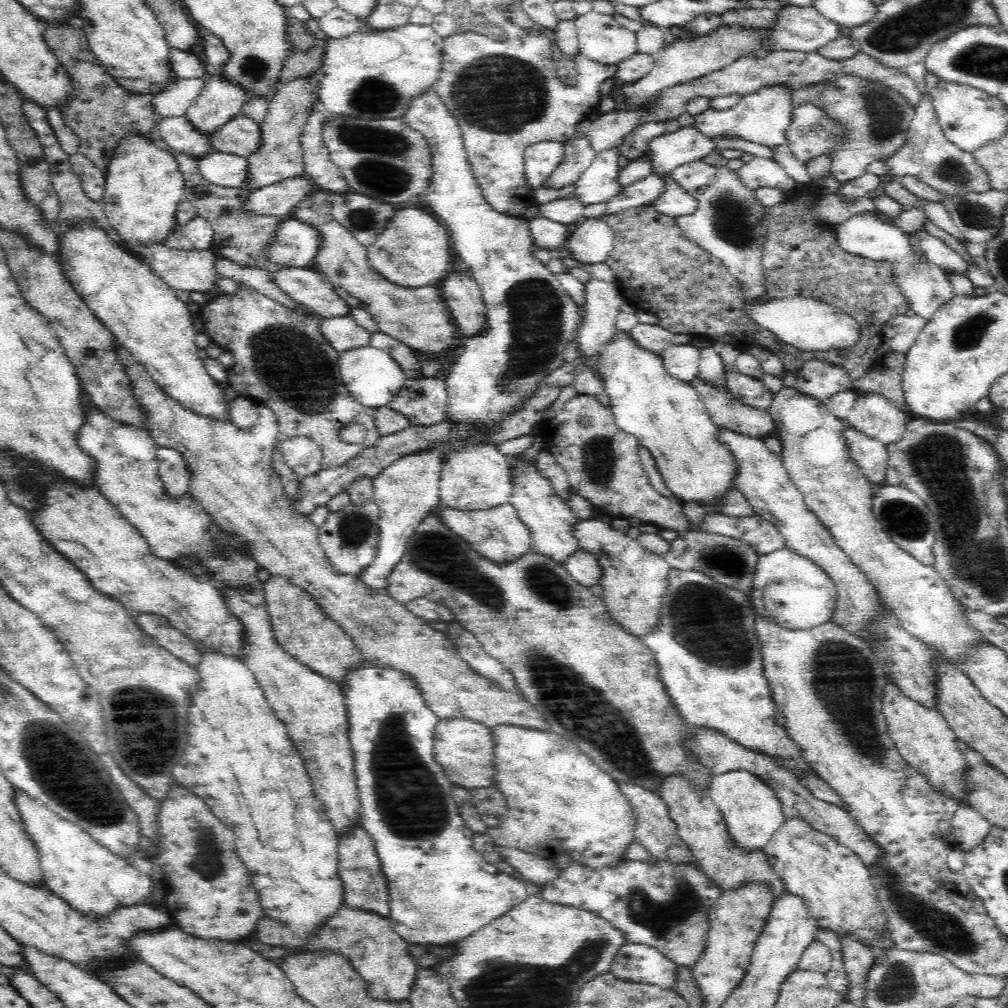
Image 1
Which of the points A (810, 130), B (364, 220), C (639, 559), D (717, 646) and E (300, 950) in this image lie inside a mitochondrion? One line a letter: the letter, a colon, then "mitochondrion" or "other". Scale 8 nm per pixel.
A: mitochondrion
B: mitochondrion
C: other
D: mitochondrion
E: other

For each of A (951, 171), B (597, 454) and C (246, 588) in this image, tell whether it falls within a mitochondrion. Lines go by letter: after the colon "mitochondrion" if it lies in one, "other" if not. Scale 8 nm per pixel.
A: mitochondrion
B: mitochondrion
C: other

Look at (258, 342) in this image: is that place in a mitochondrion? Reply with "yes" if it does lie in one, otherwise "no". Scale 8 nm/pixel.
yes

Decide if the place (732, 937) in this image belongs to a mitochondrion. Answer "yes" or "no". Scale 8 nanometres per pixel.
no

